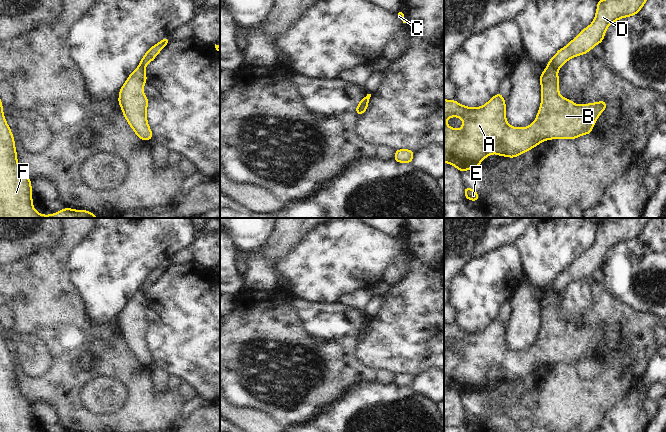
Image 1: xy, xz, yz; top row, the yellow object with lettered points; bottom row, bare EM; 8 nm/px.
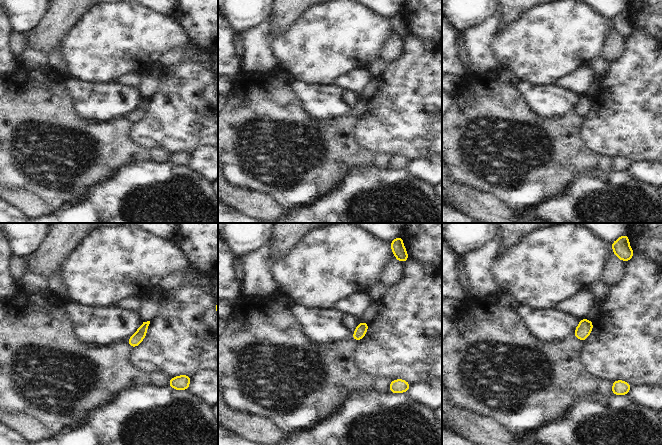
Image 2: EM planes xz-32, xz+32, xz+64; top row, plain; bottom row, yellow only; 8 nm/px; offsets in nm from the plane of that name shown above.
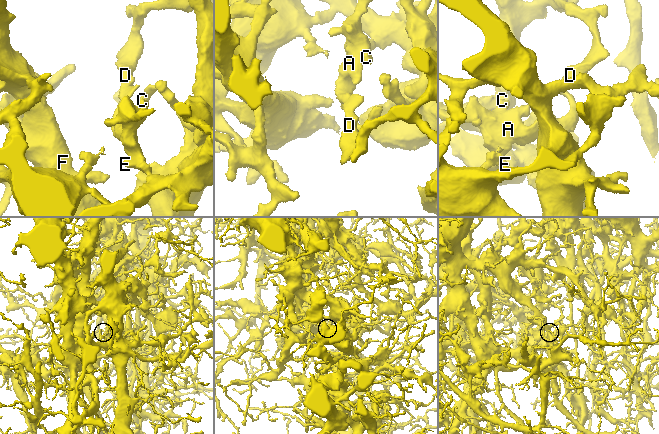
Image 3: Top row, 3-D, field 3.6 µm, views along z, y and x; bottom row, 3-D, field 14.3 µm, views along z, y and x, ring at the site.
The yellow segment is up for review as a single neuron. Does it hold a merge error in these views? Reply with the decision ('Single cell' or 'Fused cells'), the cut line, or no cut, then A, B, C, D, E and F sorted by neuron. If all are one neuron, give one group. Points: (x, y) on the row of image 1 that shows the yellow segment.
Fused cells. Split along xz (366, 97), (366, 103), (357, 108). Groups: A B C E F / D

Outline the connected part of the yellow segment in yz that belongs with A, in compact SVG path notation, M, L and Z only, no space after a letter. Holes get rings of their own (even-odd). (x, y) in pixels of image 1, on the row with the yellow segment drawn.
M553 66L543 70L539 81L541 104L537 116L531 125L523 128L512 127L507 122L506 103L500 92L481 107L467 107L456 100L444 99L444 162L455 166L462 173L479 168L480 162L491 154L515 158L546 140L577 139L591 134L599 115L606 110L607 102L575 105L572 100L564 98L559 94L558 69ZM450 117L459 117L463 126L460 129L448 126L446 121Z

